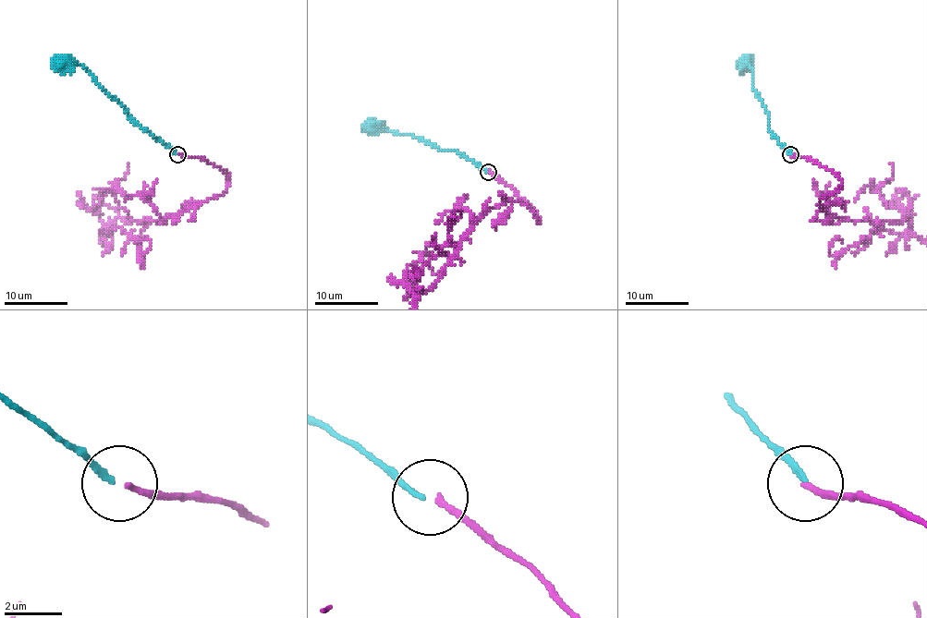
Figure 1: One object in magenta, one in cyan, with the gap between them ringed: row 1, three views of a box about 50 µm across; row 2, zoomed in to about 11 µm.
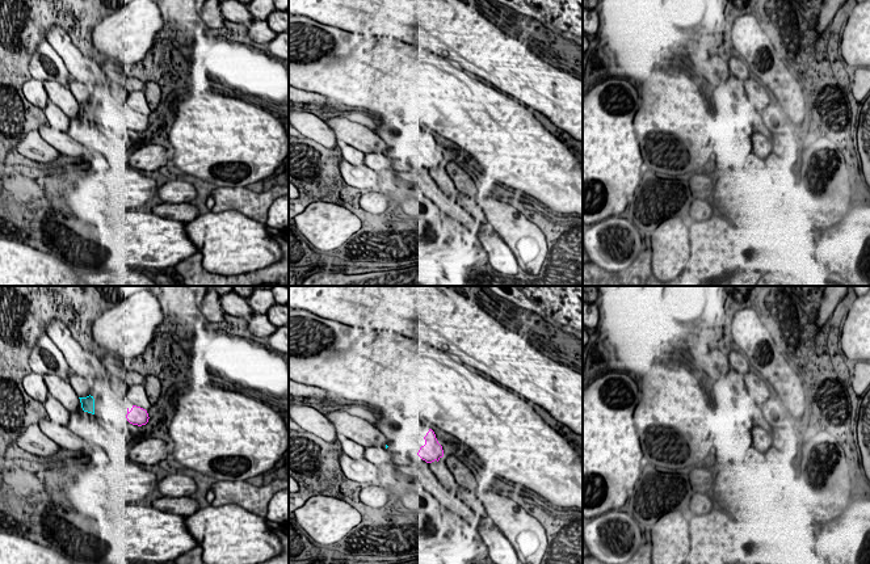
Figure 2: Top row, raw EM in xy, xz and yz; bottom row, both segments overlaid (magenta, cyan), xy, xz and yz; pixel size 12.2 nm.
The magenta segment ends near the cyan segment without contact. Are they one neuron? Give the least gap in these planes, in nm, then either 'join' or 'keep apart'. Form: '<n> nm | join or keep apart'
400 nm | join

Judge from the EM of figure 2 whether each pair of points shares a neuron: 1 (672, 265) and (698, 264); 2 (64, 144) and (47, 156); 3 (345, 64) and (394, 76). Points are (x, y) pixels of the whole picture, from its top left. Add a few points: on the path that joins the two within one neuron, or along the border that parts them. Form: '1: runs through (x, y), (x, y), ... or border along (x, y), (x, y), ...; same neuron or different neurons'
1: border along (690, 238), (690, 256), (686, 262); different neurons
2: border along (37, 131), (61, 152); different neurons
3: runs through (357, 76), (382, 76); same neuron

